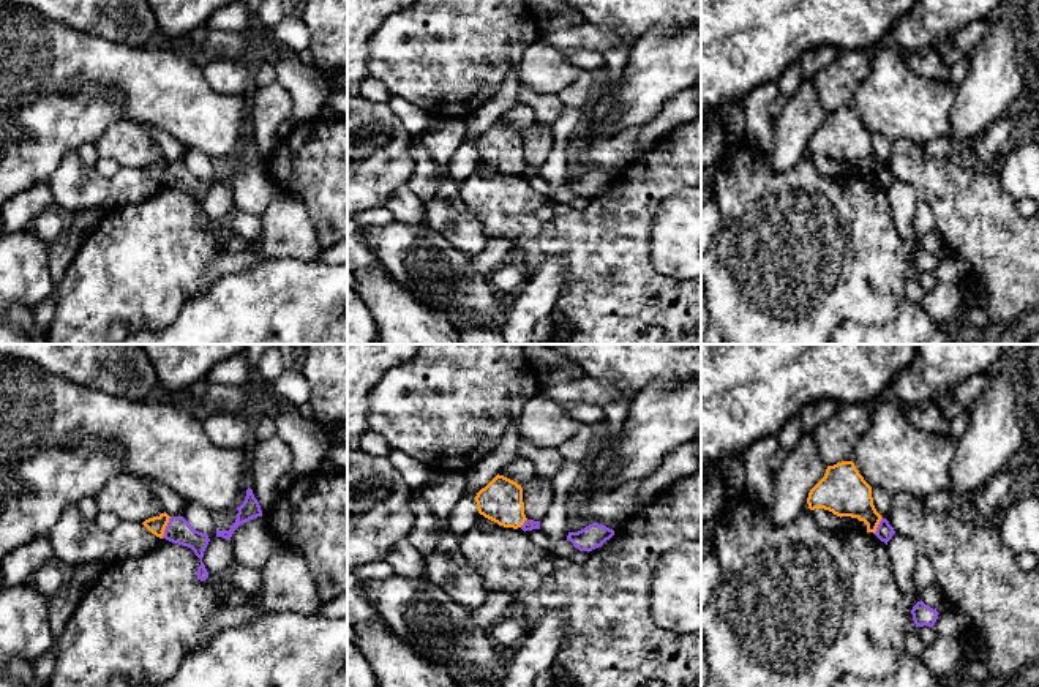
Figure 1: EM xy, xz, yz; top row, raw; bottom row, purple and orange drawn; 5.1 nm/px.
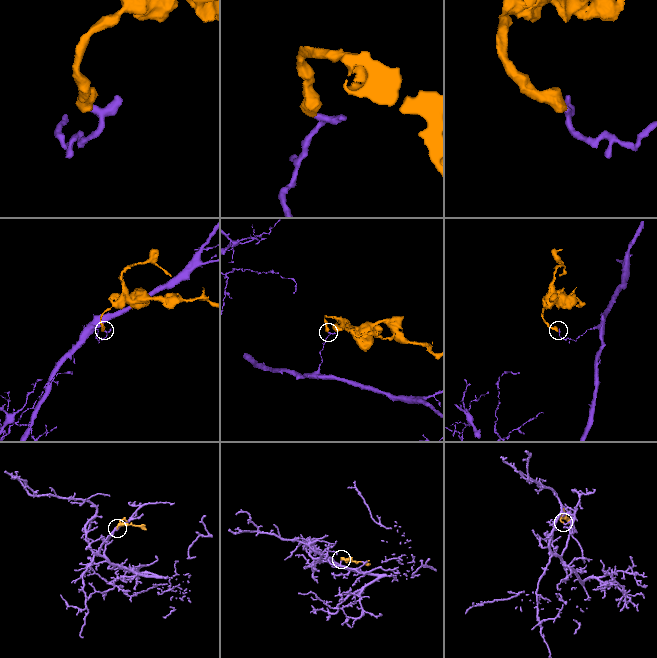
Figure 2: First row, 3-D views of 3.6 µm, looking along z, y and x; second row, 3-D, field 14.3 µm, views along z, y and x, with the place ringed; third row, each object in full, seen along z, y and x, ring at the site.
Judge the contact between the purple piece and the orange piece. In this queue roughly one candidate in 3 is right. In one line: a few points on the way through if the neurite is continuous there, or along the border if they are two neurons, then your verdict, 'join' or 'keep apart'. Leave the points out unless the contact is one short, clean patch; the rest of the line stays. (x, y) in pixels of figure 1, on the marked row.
border along xy (171, 517), (161, 537); keep apart

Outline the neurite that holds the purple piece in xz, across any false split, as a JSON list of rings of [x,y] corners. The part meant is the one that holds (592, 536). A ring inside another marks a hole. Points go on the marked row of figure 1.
[[[592,523],[578,532],[568,532],[567,540],[570,540],[573,546],[578,548],[580,551],[589,553],[602,546],[613,535],[614,535],[613,529],[598,523]]]

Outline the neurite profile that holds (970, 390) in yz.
[[[990,373],[970,377],[962,382],[957,389],[949,392],[949,396],[952,398],[954,404],[960,404],[970,409],[970,406],[984,395],[990,382]]]

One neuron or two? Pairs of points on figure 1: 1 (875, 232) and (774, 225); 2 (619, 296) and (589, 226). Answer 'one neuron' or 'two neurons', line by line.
1: one neuron
2: one neuron

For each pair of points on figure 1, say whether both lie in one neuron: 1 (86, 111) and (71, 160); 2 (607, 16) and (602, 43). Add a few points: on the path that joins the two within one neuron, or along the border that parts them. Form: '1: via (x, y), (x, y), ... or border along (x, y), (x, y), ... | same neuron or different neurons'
1: border along (75, 150), (63, 157), (49, 177) | different neurons
2: border along (586, 21), (615, 29), (619, 33), (618, 43) | different neurons

